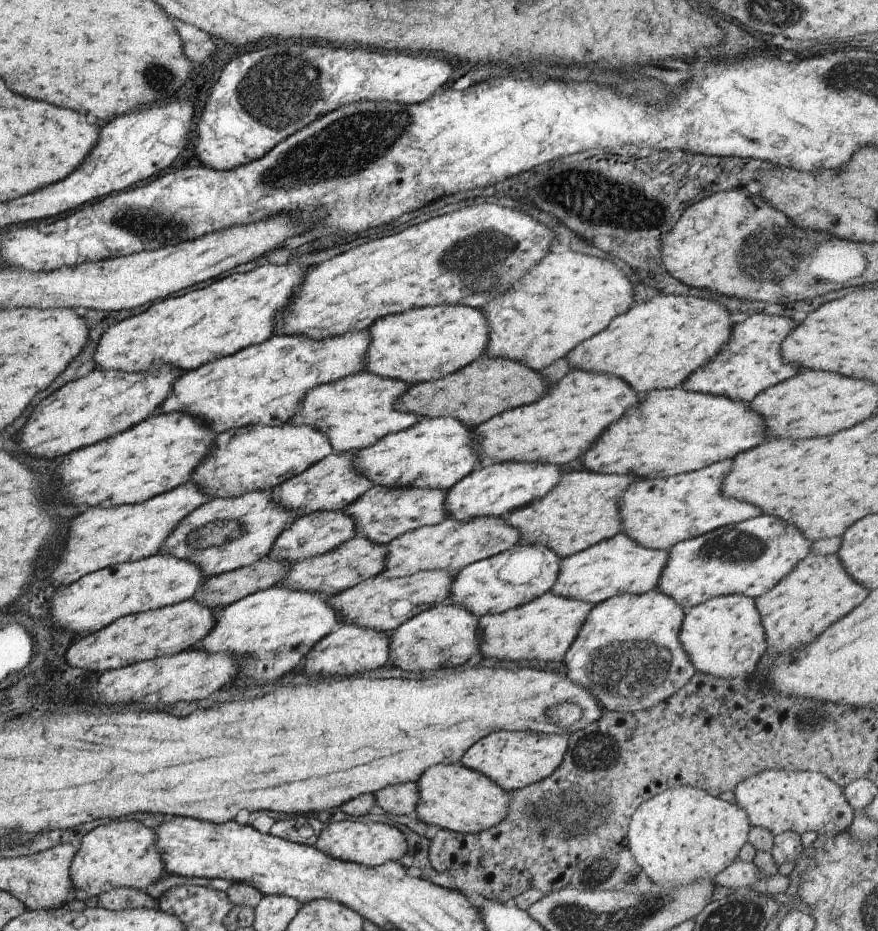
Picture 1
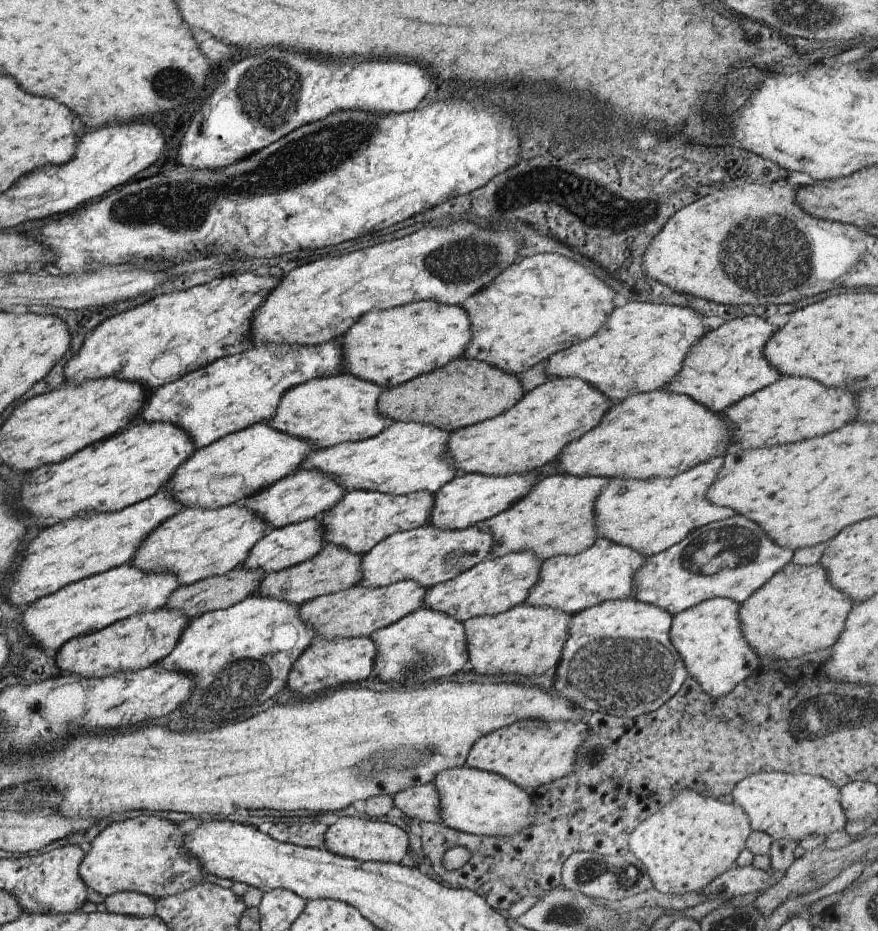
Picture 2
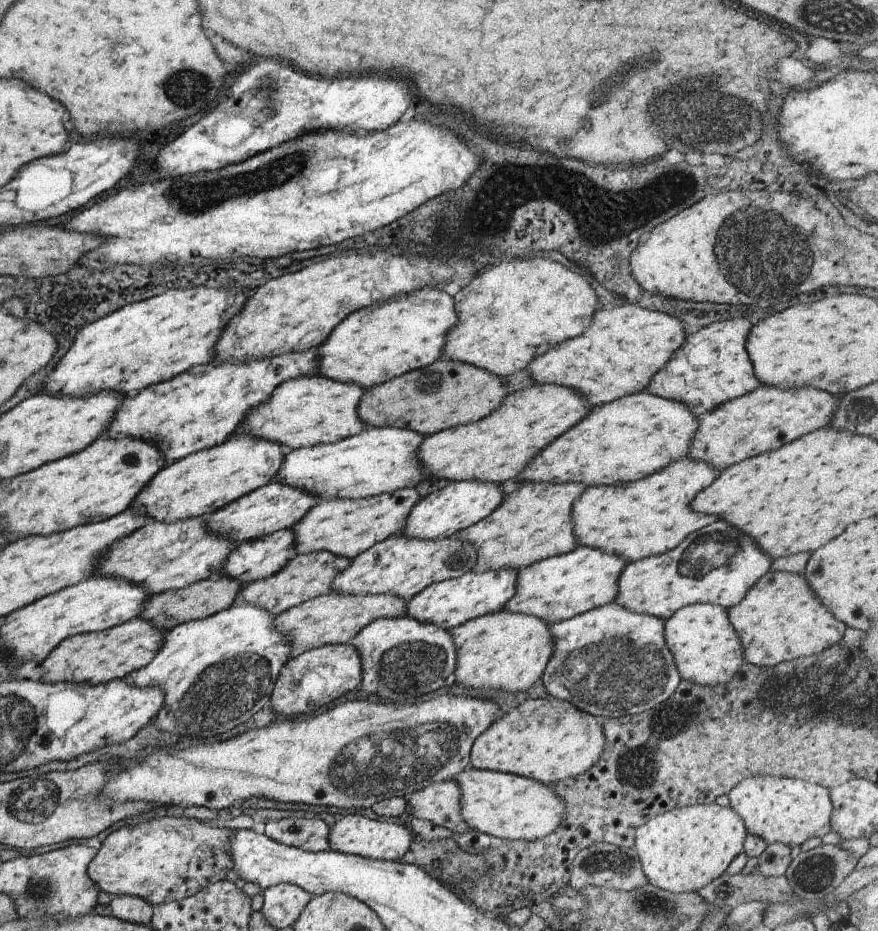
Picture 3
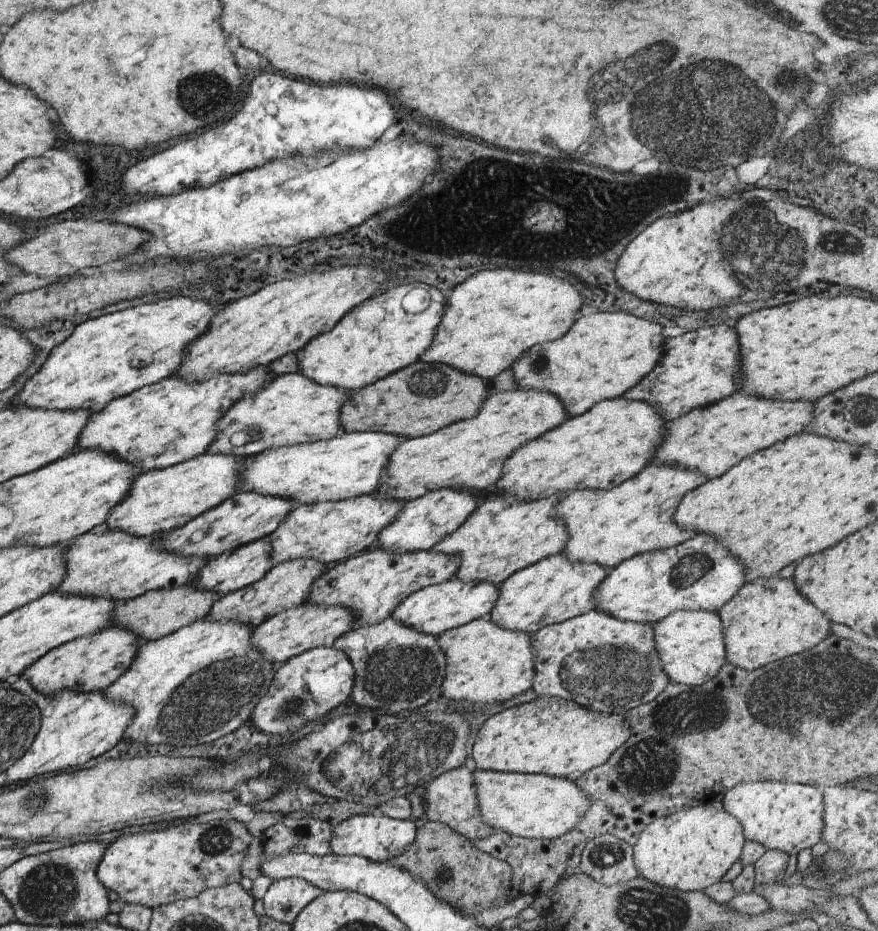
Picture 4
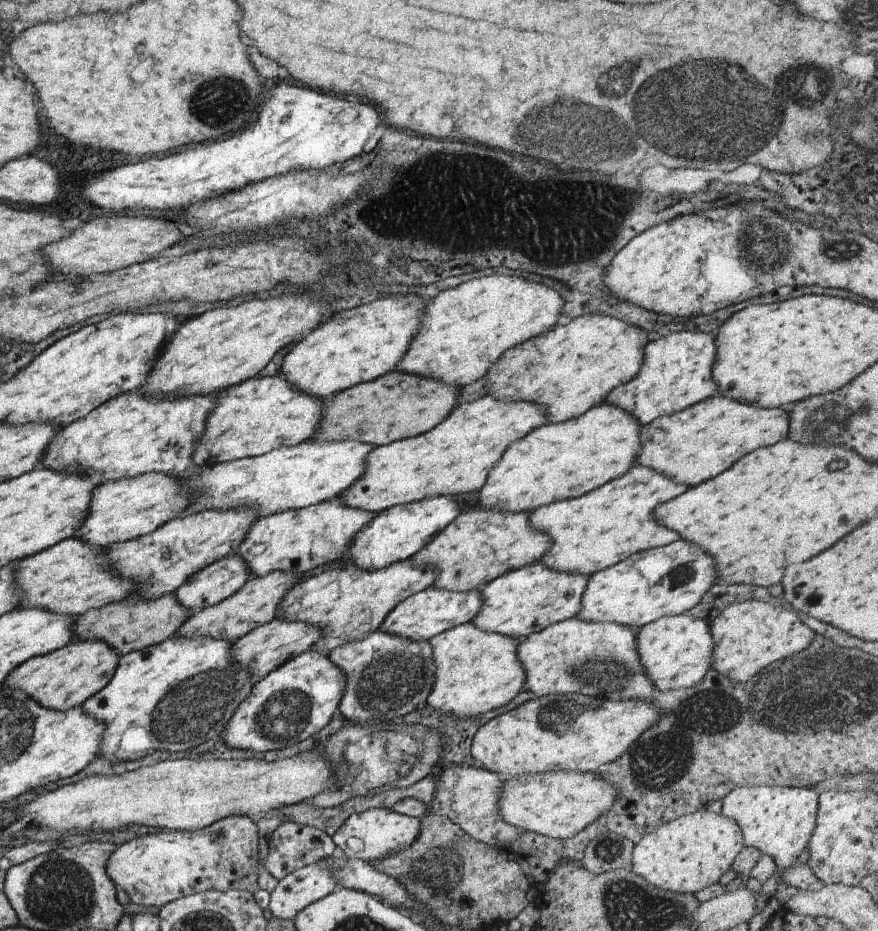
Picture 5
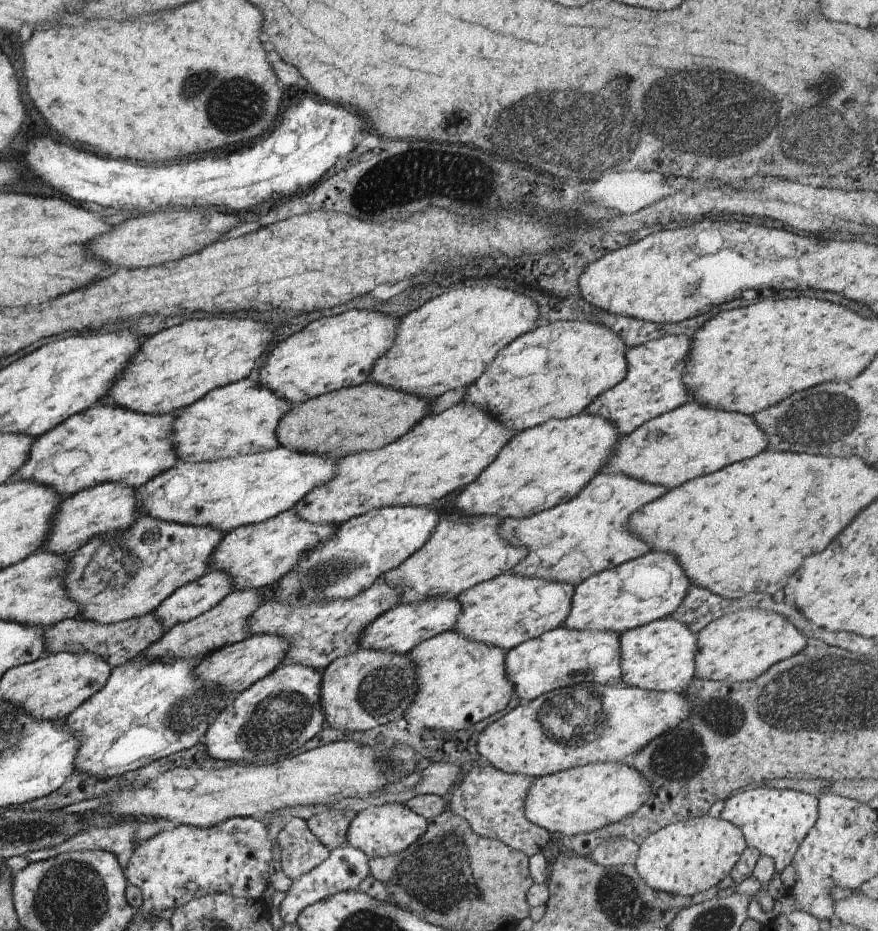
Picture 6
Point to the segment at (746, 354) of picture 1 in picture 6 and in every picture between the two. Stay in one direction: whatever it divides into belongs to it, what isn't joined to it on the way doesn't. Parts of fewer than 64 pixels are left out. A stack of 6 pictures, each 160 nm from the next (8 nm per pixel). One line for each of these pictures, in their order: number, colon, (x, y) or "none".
2: (725, 364)
3: (711, 366)
4: (698, 367)
5: (675, 369)
6: (652, 385)

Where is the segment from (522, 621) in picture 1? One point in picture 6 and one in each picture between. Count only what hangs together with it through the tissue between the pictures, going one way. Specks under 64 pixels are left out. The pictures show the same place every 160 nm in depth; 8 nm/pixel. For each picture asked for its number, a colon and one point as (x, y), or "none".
2: (523, 640)
3: (500, 650)
4: (485, 663)
5: (475, 671)
6: (459, 682)

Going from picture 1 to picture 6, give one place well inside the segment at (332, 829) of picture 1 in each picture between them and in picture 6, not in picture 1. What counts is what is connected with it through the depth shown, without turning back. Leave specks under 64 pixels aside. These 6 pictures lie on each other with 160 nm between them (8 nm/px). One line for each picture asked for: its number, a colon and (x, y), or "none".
2: (367, 840)
3: (354, 834)
4: (374, 836)
5: (372, 834)
6: (381, 829)

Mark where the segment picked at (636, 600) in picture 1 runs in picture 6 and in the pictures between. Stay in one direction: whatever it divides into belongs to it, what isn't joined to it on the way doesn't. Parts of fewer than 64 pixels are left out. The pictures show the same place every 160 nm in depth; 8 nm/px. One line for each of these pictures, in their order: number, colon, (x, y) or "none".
2: (617, 658)
3: (607, 661)
4: (608, 665)
5: (572, 656)
6: (561, 657)

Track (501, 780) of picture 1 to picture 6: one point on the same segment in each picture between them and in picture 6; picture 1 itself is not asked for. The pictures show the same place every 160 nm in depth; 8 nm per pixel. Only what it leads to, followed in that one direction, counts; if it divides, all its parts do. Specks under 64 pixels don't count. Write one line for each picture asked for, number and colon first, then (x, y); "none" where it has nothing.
2: (530, 753)
3: (547, 741)
4: (548, 736)
5: (573, 732)
6: (585, 723)

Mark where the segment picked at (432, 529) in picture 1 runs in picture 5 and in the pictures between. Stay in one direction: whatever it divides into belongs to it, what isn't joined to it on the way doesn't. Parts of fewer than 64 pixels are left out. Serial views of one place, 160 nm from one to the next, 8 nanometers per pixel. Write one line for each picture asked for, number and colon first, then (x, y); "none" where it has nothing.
2: (425, 555)
3: (400, 566)
4: (370, 584)
5: (346, 604)

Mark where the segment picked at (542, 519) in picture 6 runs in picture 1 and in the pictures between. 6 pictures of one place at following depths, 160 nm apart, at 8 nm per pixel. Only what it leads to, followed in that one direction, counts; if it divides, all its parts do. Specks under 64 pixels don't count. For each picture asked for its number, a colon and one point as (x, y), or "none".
1: (656, 513)
2: (648, 516)
3: (643, 518)
4: (604, 527)
5: (596, 530)

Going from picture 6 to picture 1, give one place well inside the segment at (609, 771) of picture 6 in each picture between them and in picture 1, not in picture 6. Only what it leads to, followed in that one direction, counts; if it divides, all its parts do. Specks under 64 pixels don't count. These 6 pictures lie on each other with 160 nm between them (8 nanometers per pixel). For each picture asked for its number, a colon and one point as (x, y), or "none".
1: (453, 797)
2: (474, 801)
3: (505, 805)
4: (535, 806)
5: (557, 804)

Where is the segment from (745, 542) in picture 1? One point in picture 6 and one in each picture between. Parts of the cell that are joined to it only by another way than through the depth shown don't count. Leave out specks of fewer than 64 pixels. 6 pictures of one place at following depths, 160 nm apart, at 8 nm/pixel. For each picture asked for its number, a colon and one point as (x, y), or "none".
2: (720, 559)
3: (717, 564)
4: (697, 574)
5: (668, 580)
6: (636, 592)

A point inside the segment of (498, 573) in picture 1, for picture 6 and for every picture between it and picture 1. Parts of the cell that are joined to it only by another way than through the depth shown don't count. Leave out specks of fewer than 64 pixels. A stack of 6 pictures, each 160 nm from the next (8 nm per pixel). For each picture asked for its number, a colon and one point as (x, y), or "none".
2: (491, 586)
3: (448, 603)
4: (433, 609)
5: (420, 616)
6: (399, 629)

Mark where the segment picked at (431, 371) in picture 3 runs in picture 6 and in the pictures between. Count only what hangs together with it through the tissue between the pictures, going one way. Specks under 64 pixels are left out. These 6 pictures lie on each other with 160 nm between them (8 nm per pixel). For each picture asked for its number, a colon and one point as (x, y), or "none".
4: (420, 399)
5: (394, 406)
6: (363, 417)

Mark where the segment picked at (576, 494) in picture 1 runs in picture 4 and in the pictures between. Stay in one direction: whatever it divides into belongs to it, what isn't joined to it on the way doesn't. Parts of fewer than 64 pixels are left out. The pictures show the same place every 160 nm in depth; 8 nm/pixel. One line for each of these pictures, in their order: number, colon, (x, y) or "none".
2: (555, 517)
3: (532, 522)
4: (500, 536)

